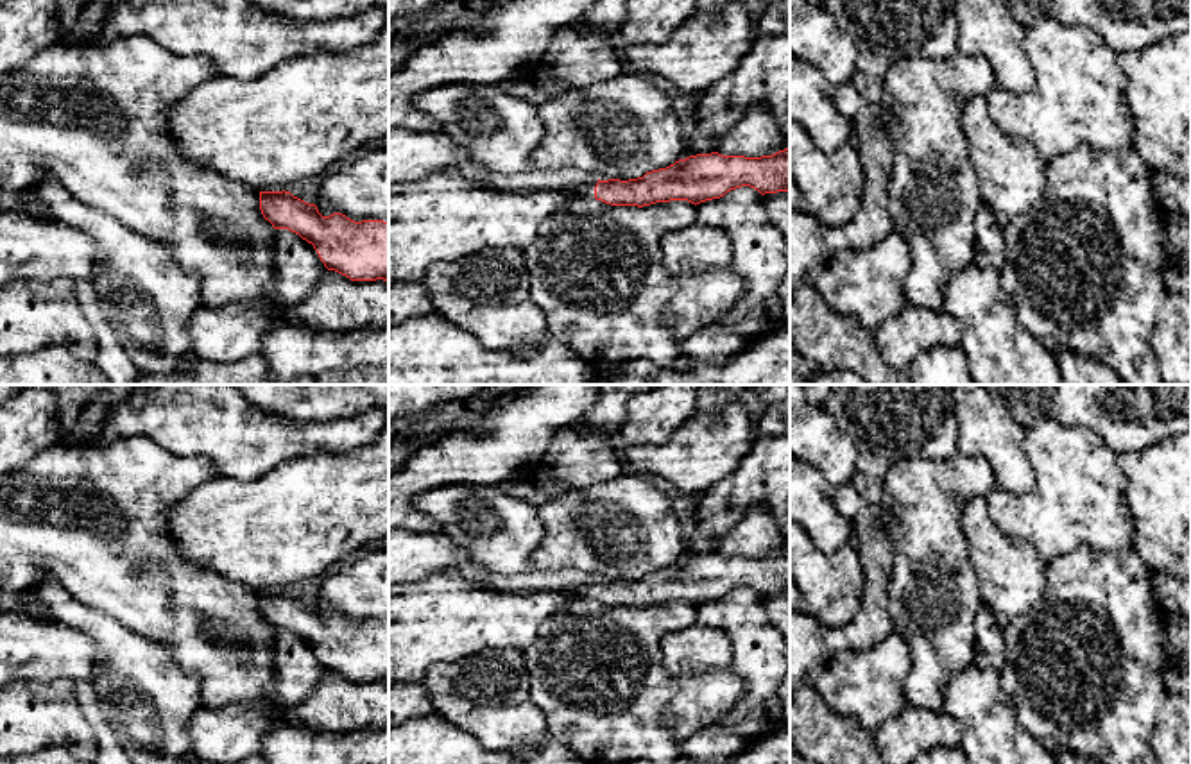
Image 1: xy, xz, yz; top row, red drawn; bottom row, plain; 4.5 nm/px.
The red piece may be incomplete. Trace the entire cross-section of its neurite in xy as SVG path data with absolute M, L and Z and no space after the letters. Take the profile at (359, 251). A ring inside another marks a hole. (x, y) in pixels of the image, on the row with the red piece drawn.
M260 191L260 209L274 229L288 229L313 245L328 270L351 281L389 283L389 222L355 222L342 213L322 216L290 191Z

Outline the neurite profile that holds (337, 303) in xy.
M326 270L317 286L297 302L294 313L301 324L319 331L358 331L389 322L389 283L351 281Z

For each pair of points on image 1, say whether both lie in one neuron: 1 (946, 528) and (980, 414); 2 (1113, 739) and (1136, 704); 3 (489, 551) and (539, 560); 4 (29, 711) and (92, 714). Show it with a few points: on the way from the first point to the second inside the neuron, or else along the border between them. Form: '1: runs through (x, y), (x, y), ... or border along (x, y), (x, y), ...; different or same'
1: border along (957, 451), (980, 455), (989, 464), (996, 485); different
2: runs through (1113, 730), (1127, 713); same
3: border along (539, 517), (543, 543), (532, 555), (529, 569); different
4: border along (72, 682), (81, 713), (99, 745); different

